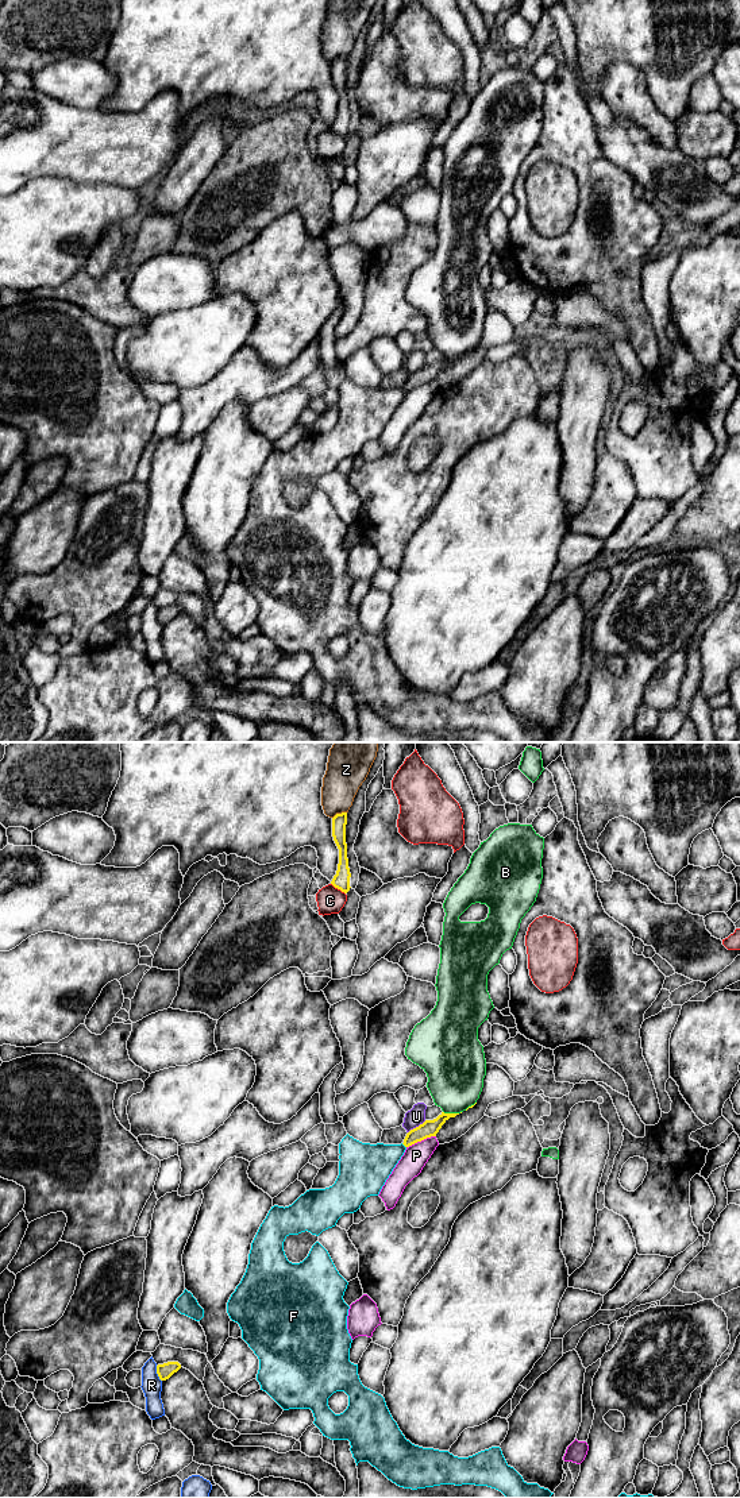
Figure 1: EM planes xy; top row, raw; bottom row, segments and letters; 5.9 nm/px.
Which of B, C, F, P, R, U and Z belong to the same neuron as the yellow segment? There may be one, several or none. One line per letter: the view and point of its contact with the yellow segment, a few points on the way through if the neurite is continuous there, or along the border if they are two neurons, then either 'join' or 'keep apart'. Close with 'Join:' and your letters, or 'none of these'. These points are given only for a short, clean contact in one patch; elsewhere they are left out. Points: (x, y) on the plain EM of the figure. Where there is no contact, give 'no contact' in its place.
B: xy (451, 358) | keep apart
C: xy (338, 132) | keep apart
F: xy (404, 389) | keep apart
P: xy (420, 385) | keep apart
R: xy (157, 617) | keep apart
U: xy (416, 371) | along xy (426, 365), (408, 377) | keep apart
Z: xy (339, 58) | keep apart
Join: none of these

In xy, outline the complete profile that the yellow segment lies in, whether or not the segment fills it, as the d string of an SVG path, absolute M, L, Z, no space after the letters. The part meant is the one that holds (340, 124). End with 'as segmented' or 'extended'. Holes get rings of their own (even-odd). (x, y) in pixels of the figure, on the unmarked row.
M347 57L336 58L332 62L332 81L339 93L339 108L336 119L334 120L331 128L347 138L350 135L350 112L347 103L347 88L346 88L346 69L347 69Z; as segmented

